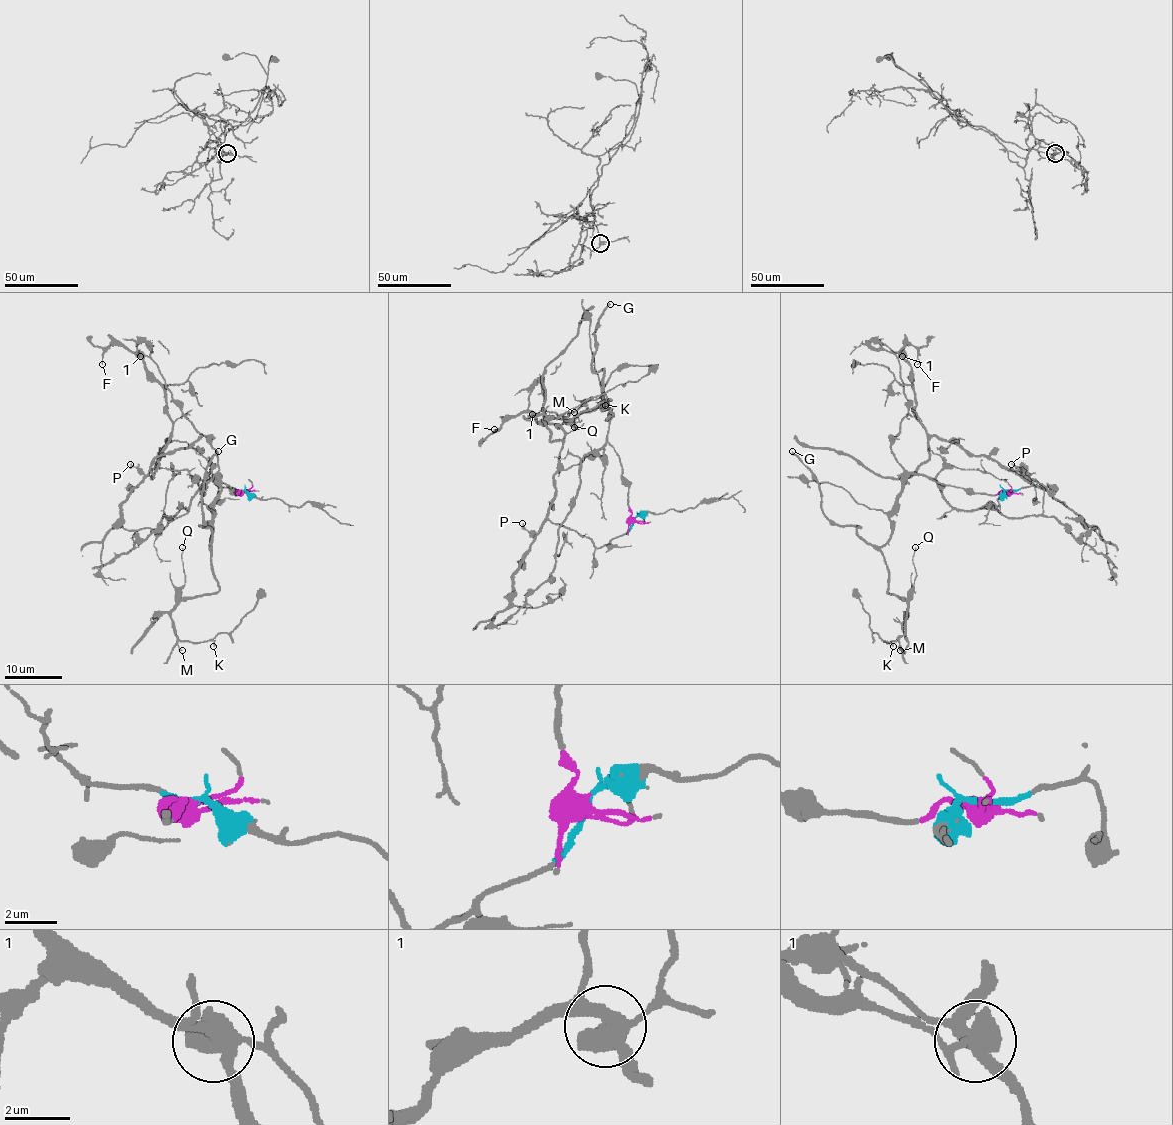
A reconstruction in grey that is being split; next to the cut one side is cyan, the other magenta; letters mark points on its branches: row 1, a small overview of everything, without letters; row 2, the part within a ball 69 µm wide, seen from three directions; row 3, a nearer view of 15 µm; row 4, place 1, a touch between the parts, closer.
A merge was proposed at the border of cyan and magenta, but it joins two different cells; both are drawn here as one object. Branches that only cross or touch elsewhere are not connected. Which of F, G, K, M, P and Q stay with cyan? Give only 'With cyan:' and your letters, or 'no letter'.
With cyan: F, P

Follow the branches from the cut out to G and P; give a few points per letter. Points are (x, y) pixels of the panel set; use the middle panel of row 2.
G: (633, 520), (627, 481), (607, 440), (613, 416), (603, 401), (603, 369), (593, 371), (594, 333), (610, 304)
P: (635, 520), (623, 534), (600, 547), (578, 533), (548, 520), (536, 533), (529, 533), (522, 523)

